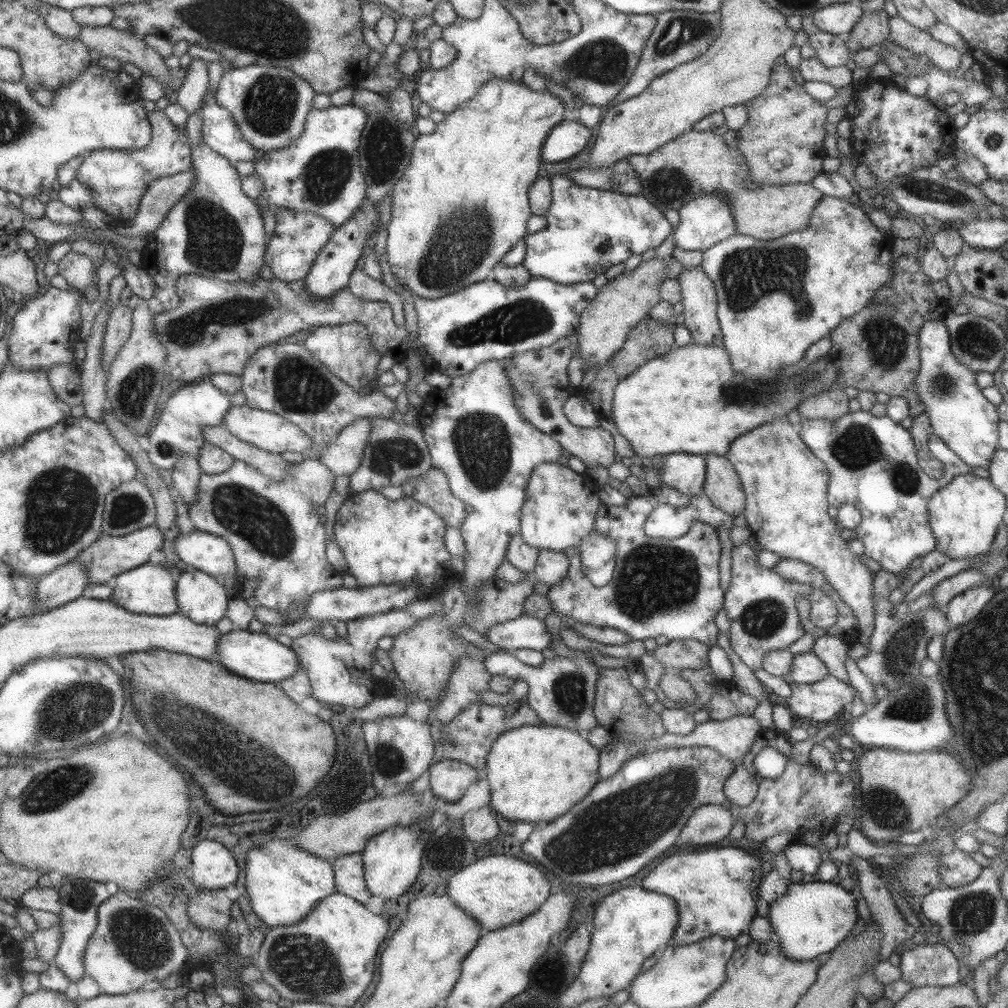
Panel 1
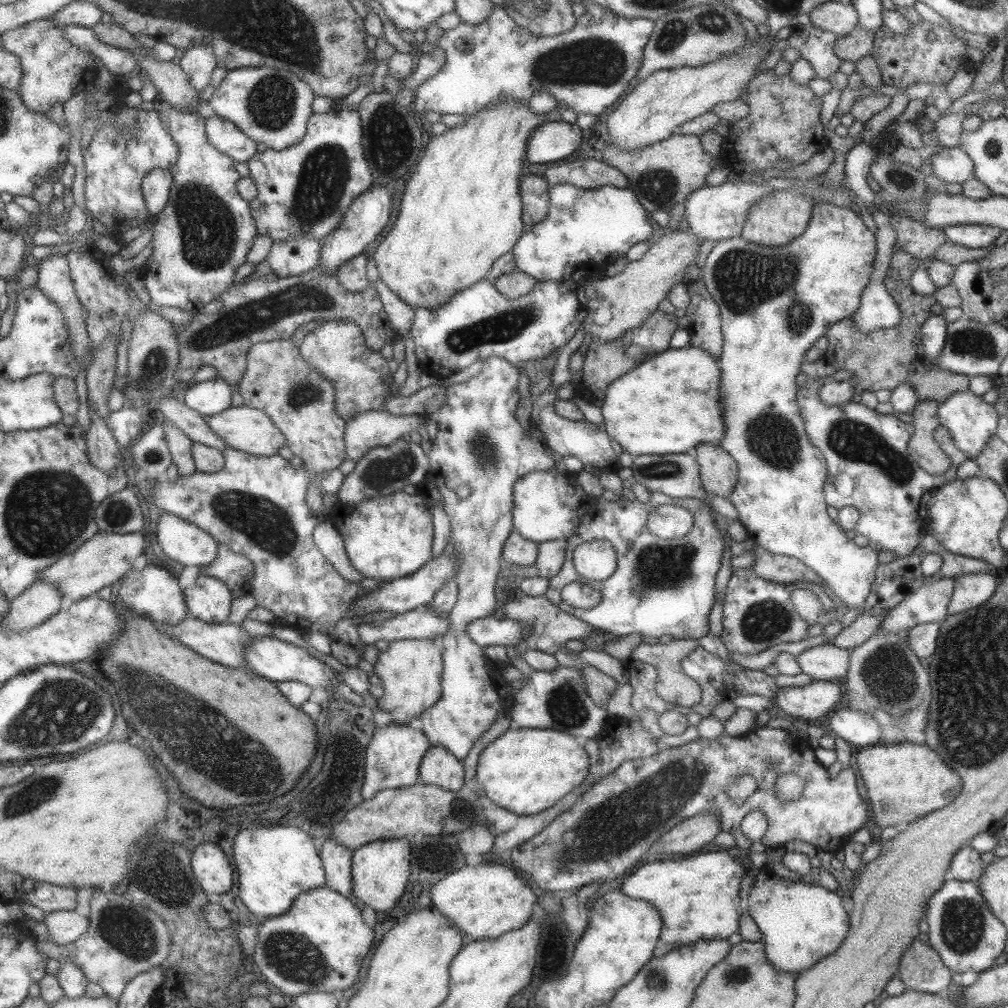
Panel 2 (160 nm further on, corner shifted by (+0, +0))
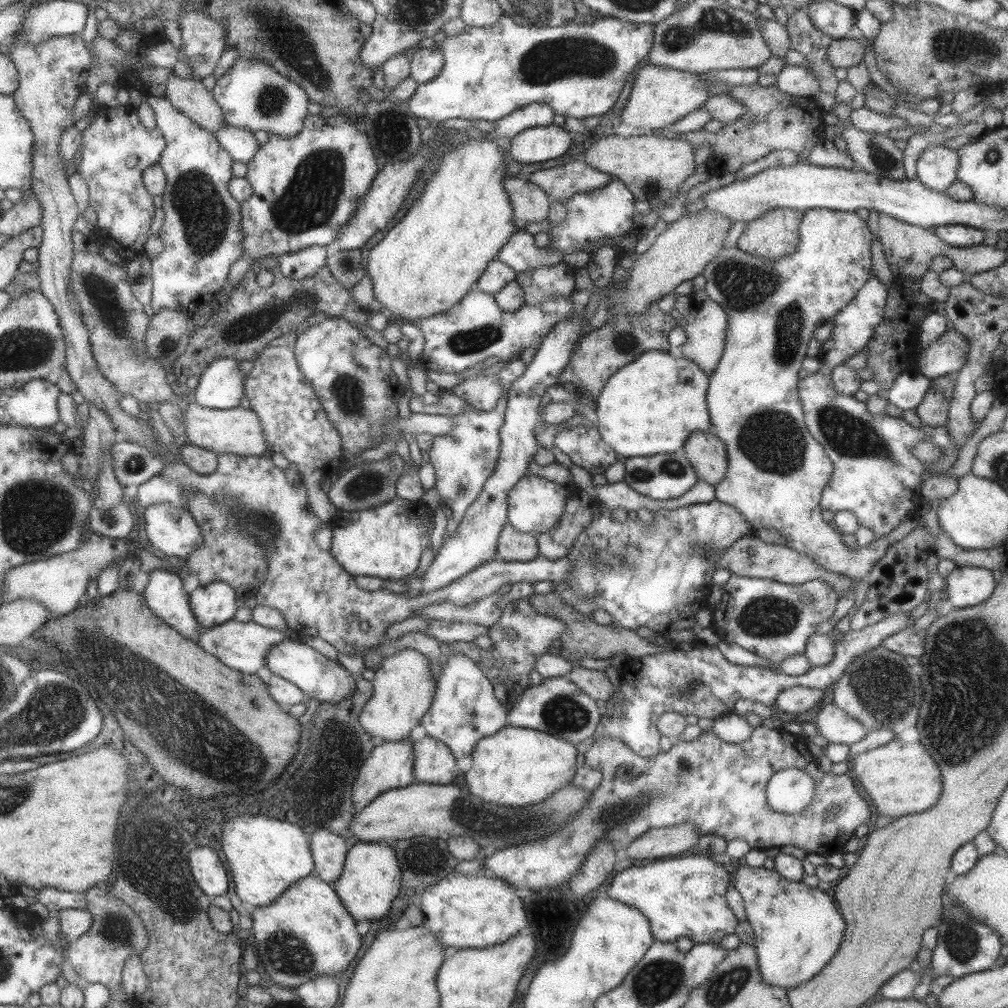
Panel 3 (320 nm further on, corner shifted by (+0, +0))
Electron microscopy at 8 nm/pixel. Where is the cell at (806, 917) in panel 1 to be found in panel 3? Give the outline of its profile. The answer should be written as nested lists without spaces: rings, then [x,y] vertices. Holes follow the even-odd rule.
[[[740,864],[734,871],[733,888],[739,892],[746,921],[754,932],[758,971],[769,986],[793,988],[813,978],[838,949],[845,921],[834,899],[800,881],[785,880],[773,869]]]

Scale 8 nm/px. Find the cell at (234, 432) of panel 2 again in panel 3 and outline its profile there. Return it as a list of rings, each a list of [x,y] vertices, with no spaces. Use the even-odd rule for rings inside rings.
[[[191,402],[186,404],[182,412],[182,423],[186,442],[217,454],[233,454],[241,456],[259,456],[268,449],[260,429],[258,416],[239,406],[226,410],[203,408]]]

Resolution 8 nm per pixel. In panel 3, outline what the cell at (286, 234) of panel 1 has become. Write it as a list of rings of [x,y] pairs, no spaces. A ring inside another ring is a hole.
[[[309,246],[297,252],[286,252],[277,258],[279,271],[285,278],[303,280],[314,276],[326,266],[327,252],[323,246]]]

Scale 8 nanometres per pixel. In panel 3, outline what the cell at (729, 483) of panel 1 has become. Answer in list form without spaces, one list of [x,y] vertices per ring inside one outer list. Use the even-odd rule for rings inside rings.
[[[692,432],[682,449],[699,479],[713,486],[720,482],[725,474],[726,452],[725,445],[713,432]]]

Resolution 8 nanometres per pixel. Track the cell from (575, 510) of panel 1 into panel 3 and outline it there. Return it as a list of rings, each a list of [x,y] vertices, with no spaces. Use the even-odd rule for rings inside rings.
[[[528,472],[508,492],[507,523],[518,531],[529,533],[536,538],[538,534],[558,523],[563,514],[566,498],[571,496],[571,491],[571,486],[560,485]]]

